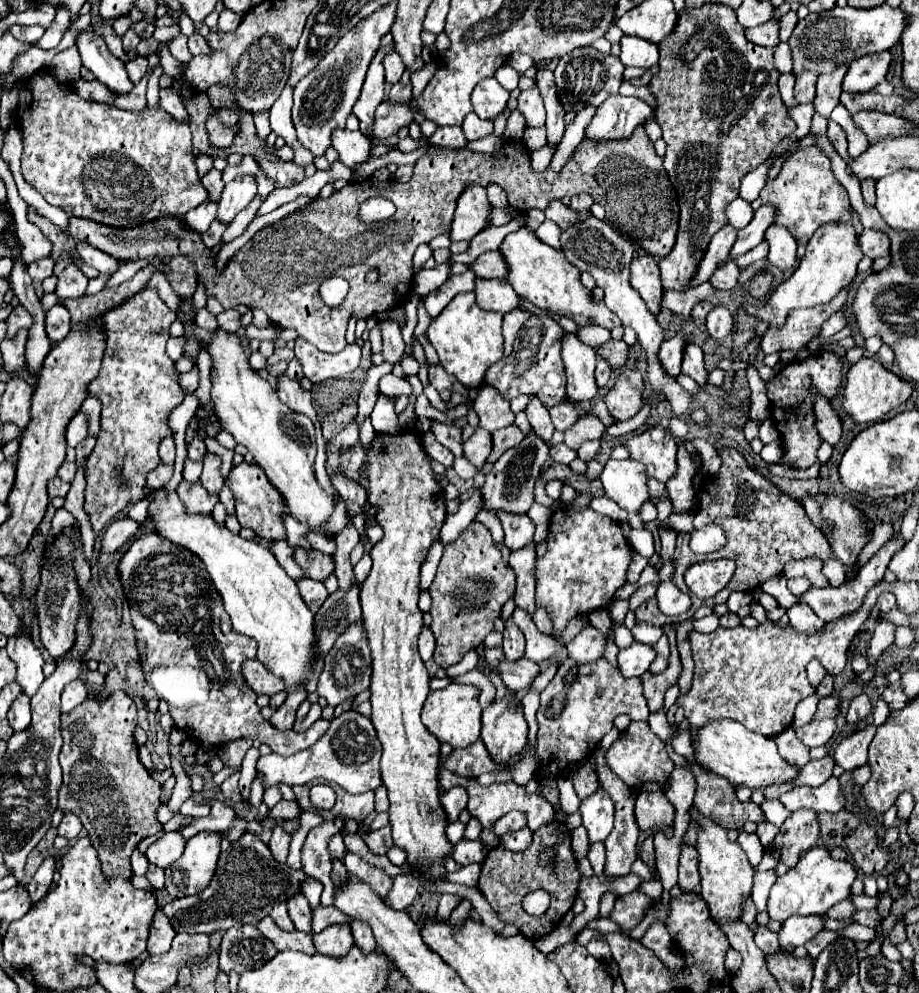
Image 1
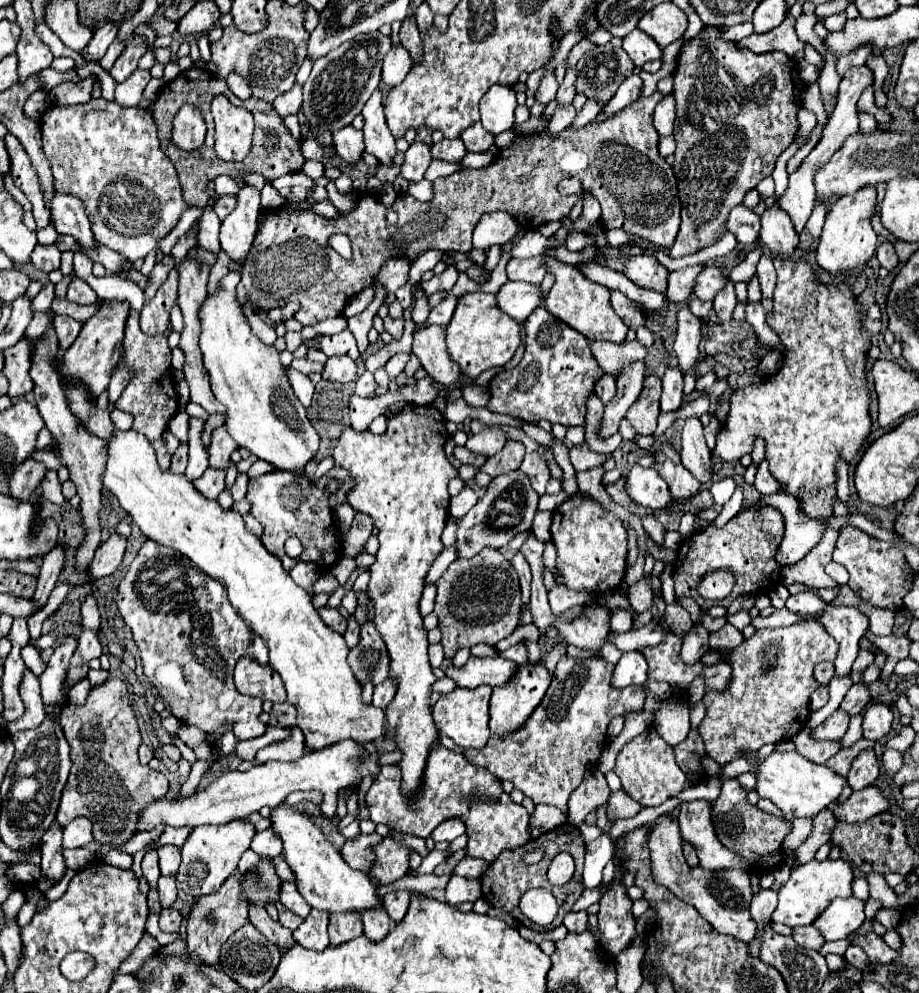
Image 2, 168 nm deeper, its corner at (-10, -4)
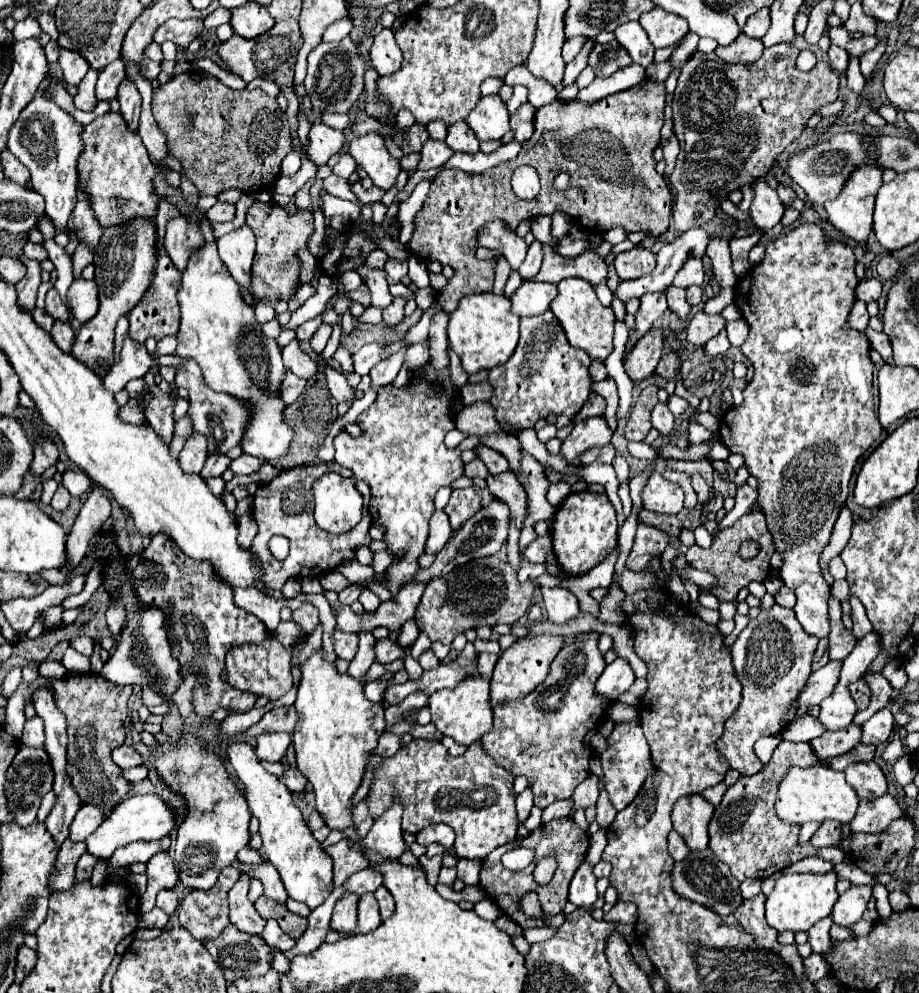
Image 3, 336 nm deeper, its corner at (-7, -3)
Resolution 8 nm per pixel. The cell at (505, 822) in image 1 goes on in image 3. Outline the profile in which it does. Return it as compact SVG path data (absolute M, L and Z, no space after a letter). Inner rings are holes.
M566 798L566 800L560 800L560 802L554 802L550 804L548 808L544 808L544 814L542 814L542 822L550 822L554 818L562 818L562 816L568 816L572 812L572 798Z

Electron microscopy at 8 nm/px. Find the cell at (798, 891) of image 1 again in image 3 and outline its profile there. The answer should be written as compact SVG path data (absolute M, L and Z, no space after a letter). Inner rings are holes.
M784 872L772 894L768 894L766 898L766 920L768 924L778 930L792 930L792 932L800 932L800 930L808 930L812 928L818 920L830 916L832 906L838 898L836 894L836 874L828 872L828 874L788 874Z

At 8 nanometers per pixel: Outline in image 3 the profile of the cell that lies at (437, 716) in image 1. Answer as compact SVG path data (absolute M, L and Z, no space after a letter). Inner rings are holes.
M468 676L456 684L456 688L438 690L428 698L428 708L432 714L432 724L446 736L452 736L458 744L470 746L474 740L482 738L492 728L492 708L490 708L490 682L482 676Z

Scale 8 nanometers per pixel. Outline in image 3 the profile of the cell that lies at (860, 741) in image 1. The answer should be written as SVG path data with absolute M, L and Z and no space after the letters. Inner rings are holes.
M856 762L844 770L846 782L858 792L864 800L874 800L888 792L884 772L876 762Z

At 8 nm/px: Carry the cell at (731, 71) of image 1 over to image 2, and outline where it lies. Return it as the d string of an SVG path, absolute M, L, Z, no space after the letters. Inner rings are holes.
M705 25L697 37L683 43L677 69L673 73L673 97L677 101L677 149L673 171L677 175L677 189L683 207L681 229L669 249L673 259L699 253L701 249L717 243L727 233L727 215L731 207L741 205L745 193L755 189L761 179L773 173L777 157L793 143L799 129L797 111L801 107L801 93L805 87L795 67L797 63L779 51L757 55L739 47L735 41L725 41L721 37L721 27L713 25Z

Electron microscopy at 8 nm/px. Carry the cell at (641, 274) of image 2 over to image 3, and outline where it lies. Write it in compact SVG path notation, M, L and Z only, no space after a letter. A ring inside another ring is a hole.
M636 246L628 252L620 252L614 260L614 266L620 280L632 280L640 278L640 274L650 274L652 268L656 266L656 256L652 248Z

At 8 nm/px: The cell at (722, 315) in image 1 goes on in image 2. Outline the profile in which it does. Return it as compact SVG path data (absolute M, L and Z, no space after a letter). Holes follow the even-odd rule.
M729 283L723 291L719 291L719 295L713 301L713 309L715 309L717 317L721 319L721 323L729 323L731 321L735 305L737 305L735 289L733 289L733 283Z

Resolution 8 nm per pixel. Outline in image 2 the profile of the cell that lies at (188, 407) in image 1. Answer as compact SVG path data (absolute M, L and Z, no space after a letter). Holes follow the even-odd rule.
M177 411L177 415L169 423L169 431L175 433L175 437L187 445L187 433L189 433L189 415L187 411Z

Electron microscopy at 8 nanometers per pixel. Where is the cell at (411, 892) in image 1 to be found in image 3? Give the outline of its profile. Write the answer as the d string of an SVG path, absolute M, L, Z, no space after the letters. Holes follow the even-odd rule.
M380 886L380 888L374 892L374 896L376 896L376 900L378 900L378 906L380 906L380 916L382 916L382 920L386 920L386 918L392 914L392 910L394 910L392 896L390 896L390 892L388 892L384 886Z

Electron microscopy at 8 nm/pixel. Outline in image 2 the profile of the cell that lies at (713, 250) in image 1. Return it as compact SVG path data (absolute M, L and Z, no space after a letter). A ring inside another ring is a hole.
M693 265L693 267L685 267L685 269L669 273L667 297L671 299L671 303L681 303L691 297L693 289L695 289L695 279L703 269L705 269L705 265Z

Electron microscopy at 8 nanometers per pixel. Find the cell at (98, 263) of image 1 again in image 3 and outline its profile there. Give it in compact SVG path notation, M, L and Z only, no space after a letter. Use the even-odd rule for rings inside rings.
M38 90L32 102L28 102L20 118L14 122L8 136L8 150L30 170L32 186L46 198L46 214L60 228L66 226L68 214L72 214L72 206L76 206L78 158L84 150L80 132L82 126L74 122L64 110L60 110L52 100L44 98Z

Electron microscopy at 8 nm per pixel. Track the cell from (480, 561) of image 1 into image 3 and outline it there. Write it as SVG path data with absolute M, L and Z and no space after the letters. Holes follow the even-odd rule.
M486 556L458 566L452 574L444 578L434 578L418 604L416 626L432 642L452 644L454 636L476 626L496 626L496 624L514 624L518 622L532 604L532 592L538 584L520 584L516 570L498 556Z

